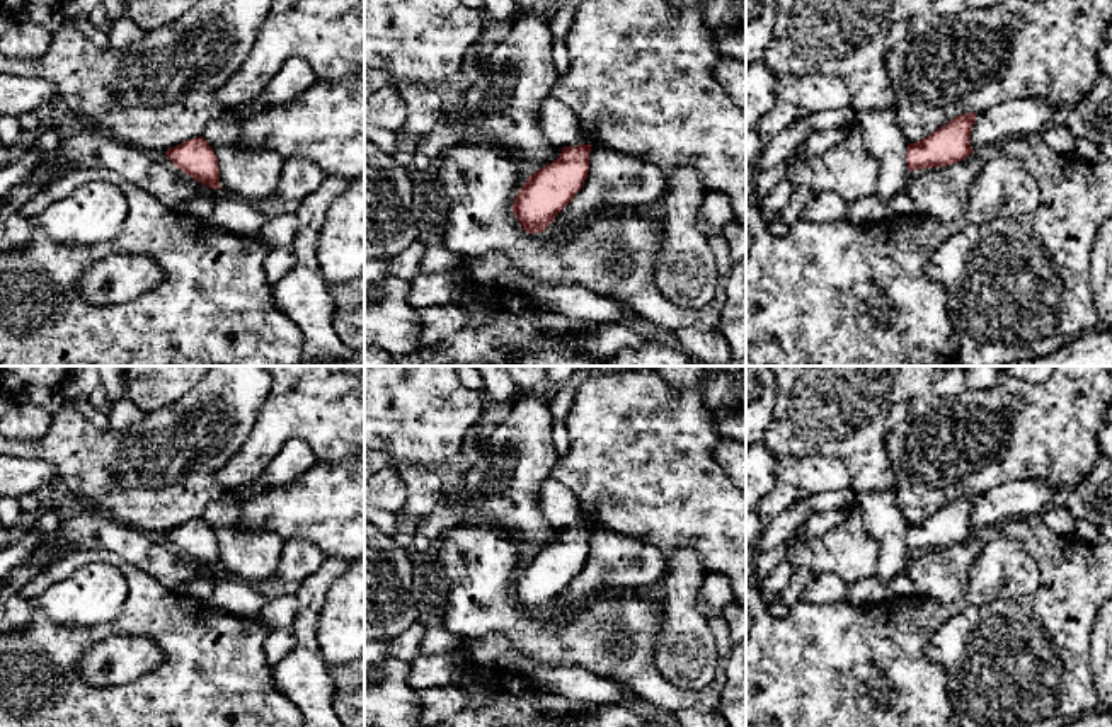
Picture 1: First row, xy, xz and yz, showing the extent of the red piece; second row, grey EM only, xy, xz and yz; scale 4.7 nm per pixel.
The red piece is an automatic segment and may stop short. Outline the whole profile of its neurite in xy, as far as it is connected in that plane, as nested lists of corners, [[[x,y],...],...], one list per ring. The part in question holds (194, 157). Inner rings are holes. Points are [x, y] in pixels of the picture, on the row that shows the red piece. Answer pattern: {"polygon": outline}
{"polygon": [[[203,136],[186,140],[184,143],[169,148],[165,155],[177,169],[194,180],[211,189],[221,189],[218,158]]]}

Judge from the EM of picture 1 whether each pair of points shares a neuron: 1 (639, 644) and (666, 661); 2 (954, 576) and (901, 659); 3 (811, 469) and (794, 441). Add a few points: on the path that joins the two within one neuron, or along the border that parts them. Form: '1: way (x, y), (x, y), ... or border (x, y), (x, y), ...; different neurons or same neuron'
1: border (666, 615), (658, 629), (653, 664), (675, 686); different neurons
2: border (969, 576), (954, 600), (917, 593); different neurons
3: border (775, 457), (825, 455), (842, 463); different neurons

